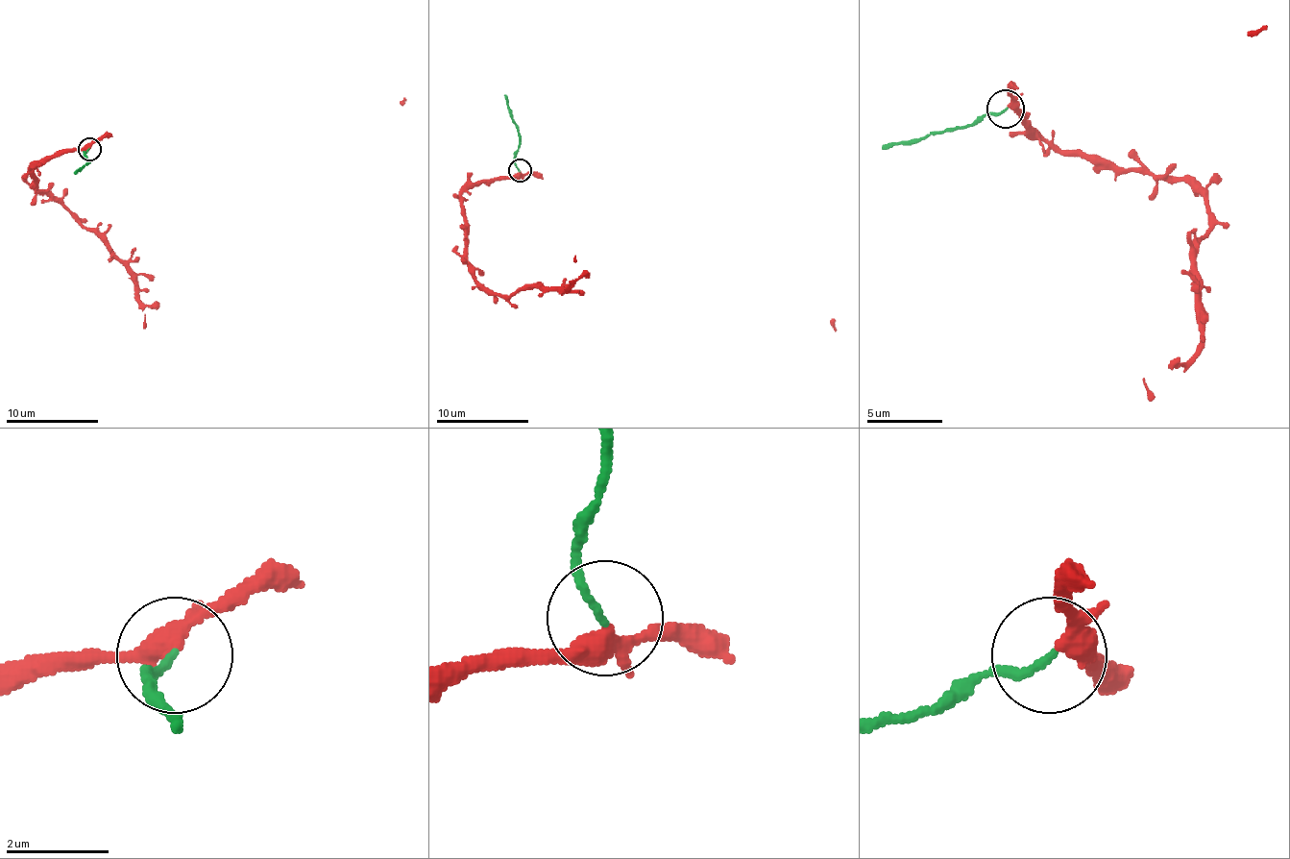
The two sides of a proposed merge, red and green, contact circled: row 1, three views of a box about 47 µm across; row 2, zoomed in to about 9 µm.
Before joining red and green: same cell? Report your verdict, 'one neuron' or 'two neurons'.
two neurons

